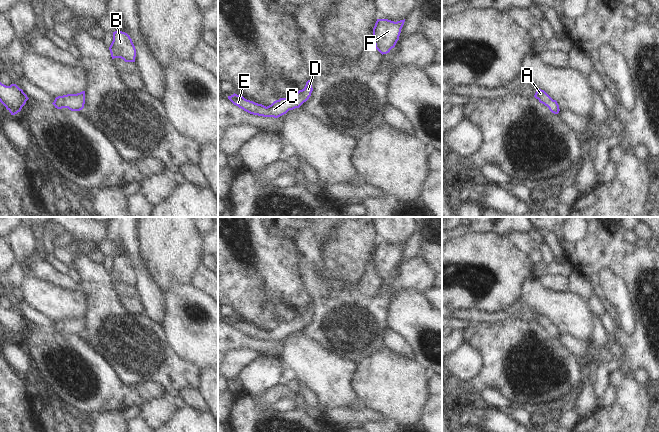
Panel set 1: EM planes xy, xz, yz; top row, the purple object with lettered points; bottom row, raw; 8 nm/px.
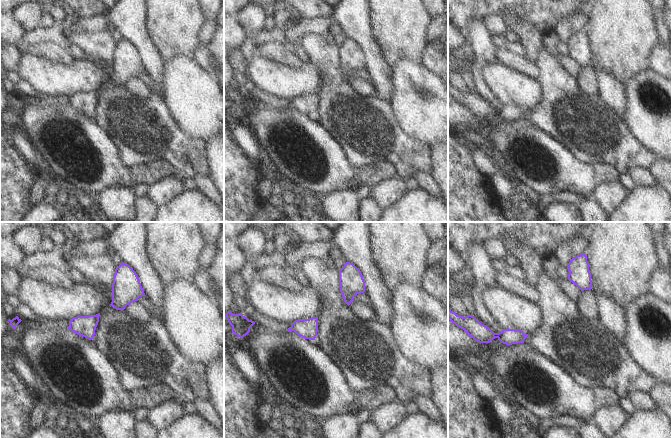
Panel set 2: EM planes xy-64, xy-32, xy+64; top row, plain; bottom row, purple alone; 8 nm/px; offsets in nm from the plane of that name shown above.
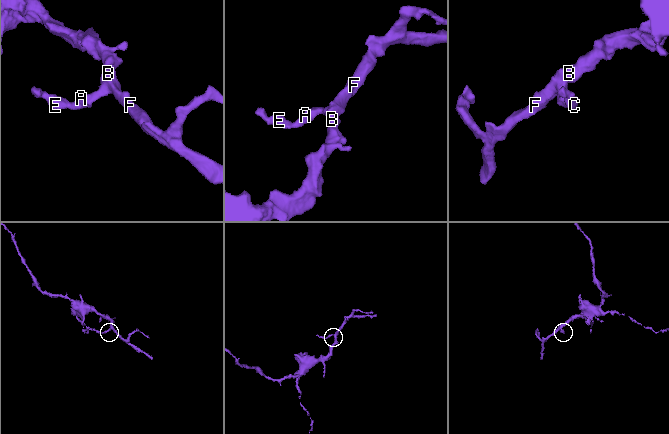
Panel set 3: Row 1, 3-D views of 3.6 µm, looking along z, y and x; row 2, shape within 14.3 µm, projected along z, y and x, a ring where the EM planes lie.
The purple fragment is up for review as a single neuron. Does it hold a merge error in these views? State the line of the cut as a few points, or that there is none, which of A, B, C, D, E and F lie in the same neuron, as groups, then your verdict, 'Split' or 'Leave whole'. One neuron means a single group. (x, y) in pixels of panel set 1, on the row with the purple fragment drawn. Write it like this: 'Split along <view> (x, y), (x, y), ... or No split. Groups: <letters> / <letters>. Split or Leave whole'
No split. Groups: A B C D E F. Leave whole.

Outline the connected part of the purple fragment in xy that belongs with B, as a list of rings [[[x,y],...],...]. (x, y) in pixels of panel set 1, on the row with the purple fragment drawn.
[[[122,31],[113,32],[113,41],[109,47],[111,57],[121,58],[125,62],[135,62],[136,49],[130,36]]]

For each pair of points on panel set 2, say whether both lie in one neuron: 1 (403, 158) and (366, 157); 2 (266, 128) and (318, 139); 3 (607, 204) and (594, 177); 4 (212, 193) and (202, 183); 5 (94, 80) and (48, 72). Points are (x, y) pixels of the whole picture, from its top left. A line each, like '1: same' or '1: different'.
1: same
2: same
3: different
4: same
5: same

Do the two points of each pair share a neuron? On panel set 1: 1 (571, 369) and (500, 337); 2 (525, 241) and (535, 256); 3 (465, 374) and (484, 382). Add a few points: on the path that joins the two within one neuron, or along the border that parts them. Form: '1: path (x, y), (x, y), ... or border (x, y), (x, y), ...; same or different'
1: path (556, 351), (534, 329), (529, 328), (519, 337); same
2: path (527, 245), (534, 252); same
3: border (483, 358), (473, 381), (464, 383), (453, 373); different

